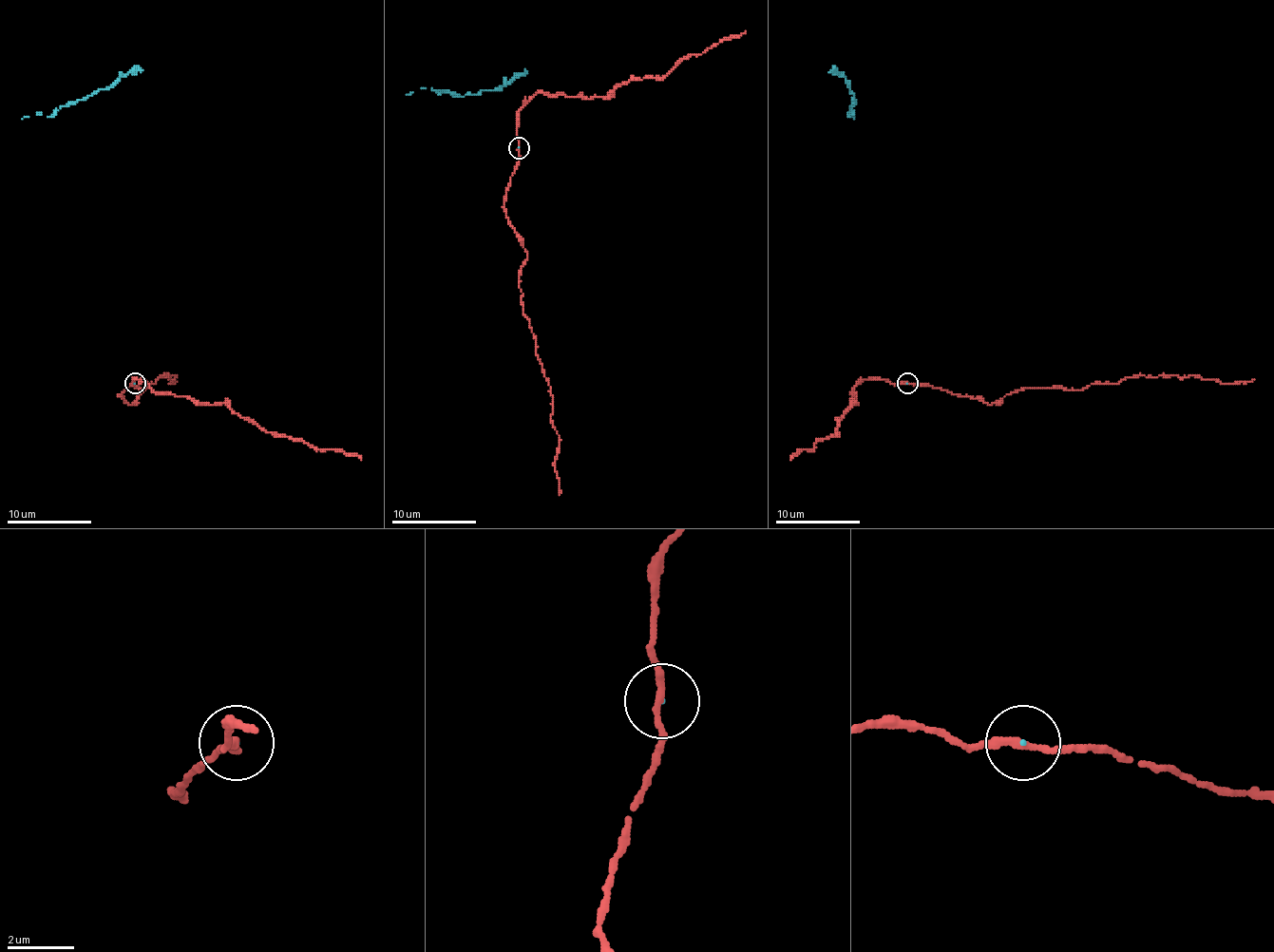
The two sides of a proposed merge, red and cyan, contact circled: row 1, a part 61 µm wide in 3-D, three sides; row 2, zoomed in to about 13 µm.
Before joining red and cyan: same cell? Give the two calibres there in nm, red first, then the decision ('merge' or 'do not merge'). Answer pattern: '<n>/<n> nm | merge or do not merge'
240/50 nm | merge

